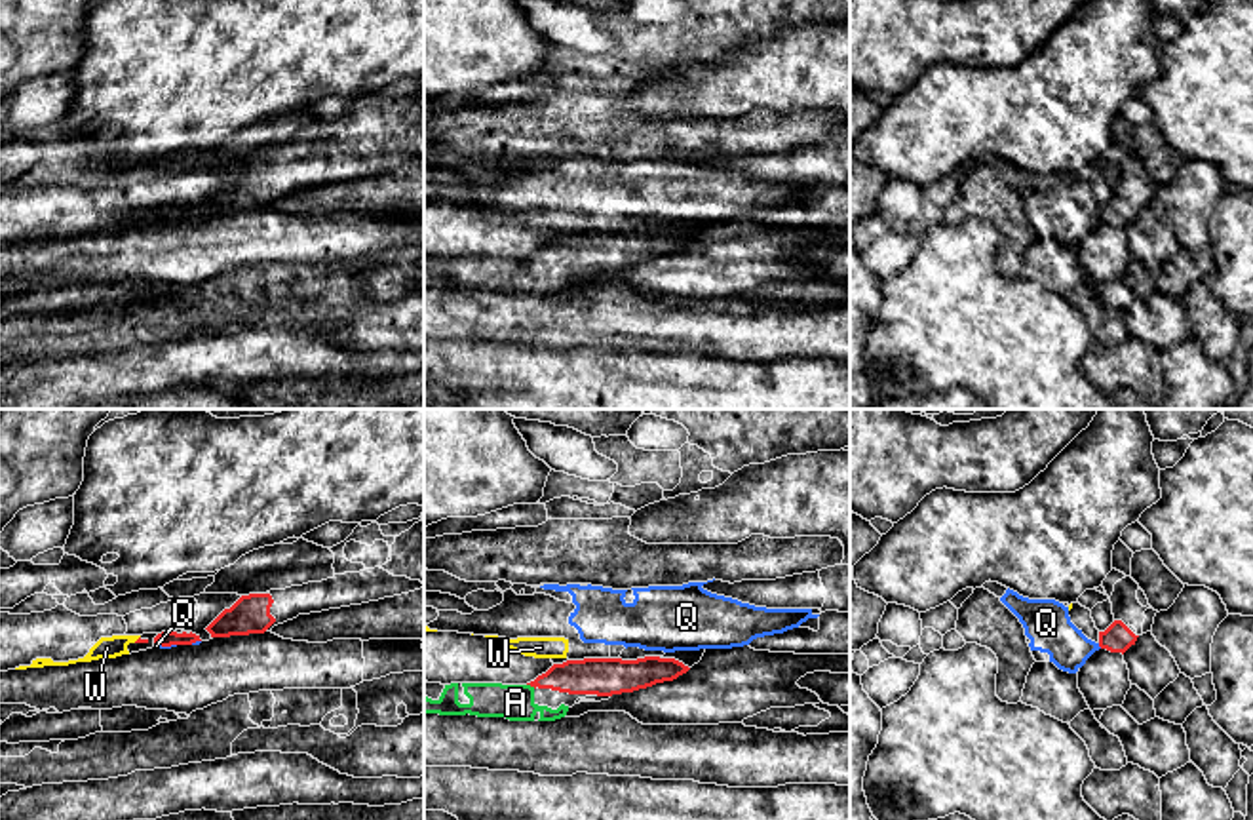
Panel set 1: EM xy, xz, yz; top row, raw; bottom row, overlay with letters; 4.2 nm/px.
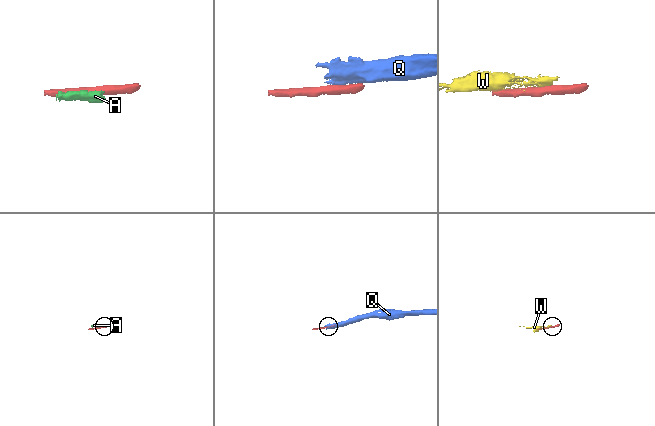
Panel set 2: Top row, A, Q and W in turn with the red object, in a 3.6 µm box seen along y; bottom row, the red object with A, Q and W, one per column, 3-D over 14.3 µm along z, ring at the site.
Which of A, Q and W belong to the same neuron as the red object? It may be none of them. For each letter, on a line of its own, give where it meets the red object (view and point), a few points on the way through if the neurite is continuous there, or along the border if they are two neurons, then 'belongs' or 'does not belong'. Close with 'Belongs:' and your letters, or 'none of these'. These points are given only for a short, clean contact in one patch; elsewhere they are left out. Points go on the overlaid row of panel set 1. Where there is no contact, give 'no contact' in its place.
A: xz (531, 685) | belongs
Q: xy (166, 645) | along xy (154, 642), (175, 645) | does not belong
W: xy (137, 640) | does not belong
Belongs: A

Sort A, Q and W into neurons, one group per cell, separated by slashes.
A / Q W

